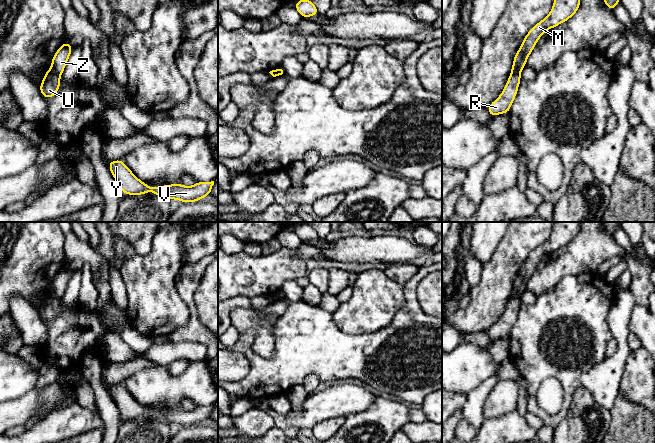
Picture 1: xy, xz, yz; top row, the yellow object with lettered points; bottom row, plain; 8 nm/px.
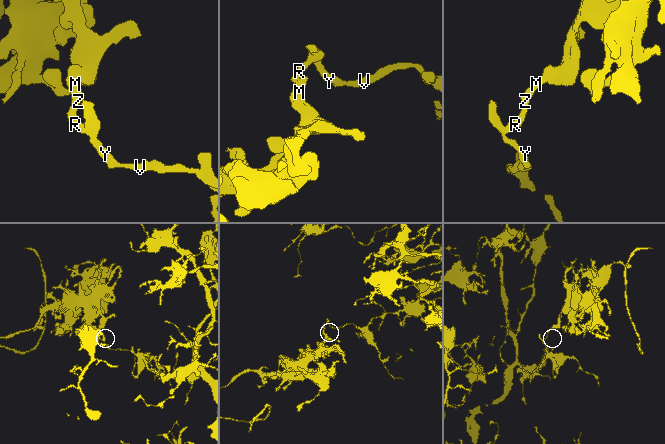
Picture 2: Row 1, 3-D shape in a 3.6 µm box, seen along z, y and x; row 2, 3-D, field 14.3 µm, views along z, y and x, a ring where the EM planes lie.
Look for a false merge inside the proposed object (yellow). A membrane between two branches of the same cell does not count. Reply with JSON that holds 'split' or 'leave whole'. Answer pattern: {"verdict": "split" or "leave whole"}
{"verdict": "split"}

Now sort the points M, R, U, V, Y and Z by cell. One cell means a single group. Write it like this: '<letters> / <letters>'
M Z / R U V Y

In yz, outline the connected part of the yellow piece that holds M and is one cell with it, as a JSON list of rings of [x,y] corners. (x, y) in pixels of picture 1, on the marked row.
[[[555,0],[551,12],[542,21],[538,22],[523,39],[522,45],[514,56],[511,73],[520,73],[533,51],[538,39],[546,30],[570,19],[579,9],[580,0]]]

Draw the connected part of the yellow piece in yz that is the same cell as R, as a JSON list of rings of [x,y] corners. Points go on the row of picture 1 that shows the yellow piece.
[[[520,73],[510,74],[501,95],[486,108],[491,116],[494,117],[502,113],[510,112],[510,107],[517,94],[521,79]]]

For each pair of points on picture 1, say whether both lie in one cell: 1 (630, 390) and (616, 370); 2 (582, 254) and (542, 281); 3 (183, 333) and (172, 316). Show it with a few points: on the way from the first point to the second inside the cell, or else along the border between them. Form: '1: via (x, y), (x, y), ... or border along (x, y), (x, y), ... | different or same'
1: border along (627, 355), (618, 395) | different
2: via (572, 259), (560, 263), (552, 271) | same
3: border along (187, 305), (188, 321), (168, 337) | different

